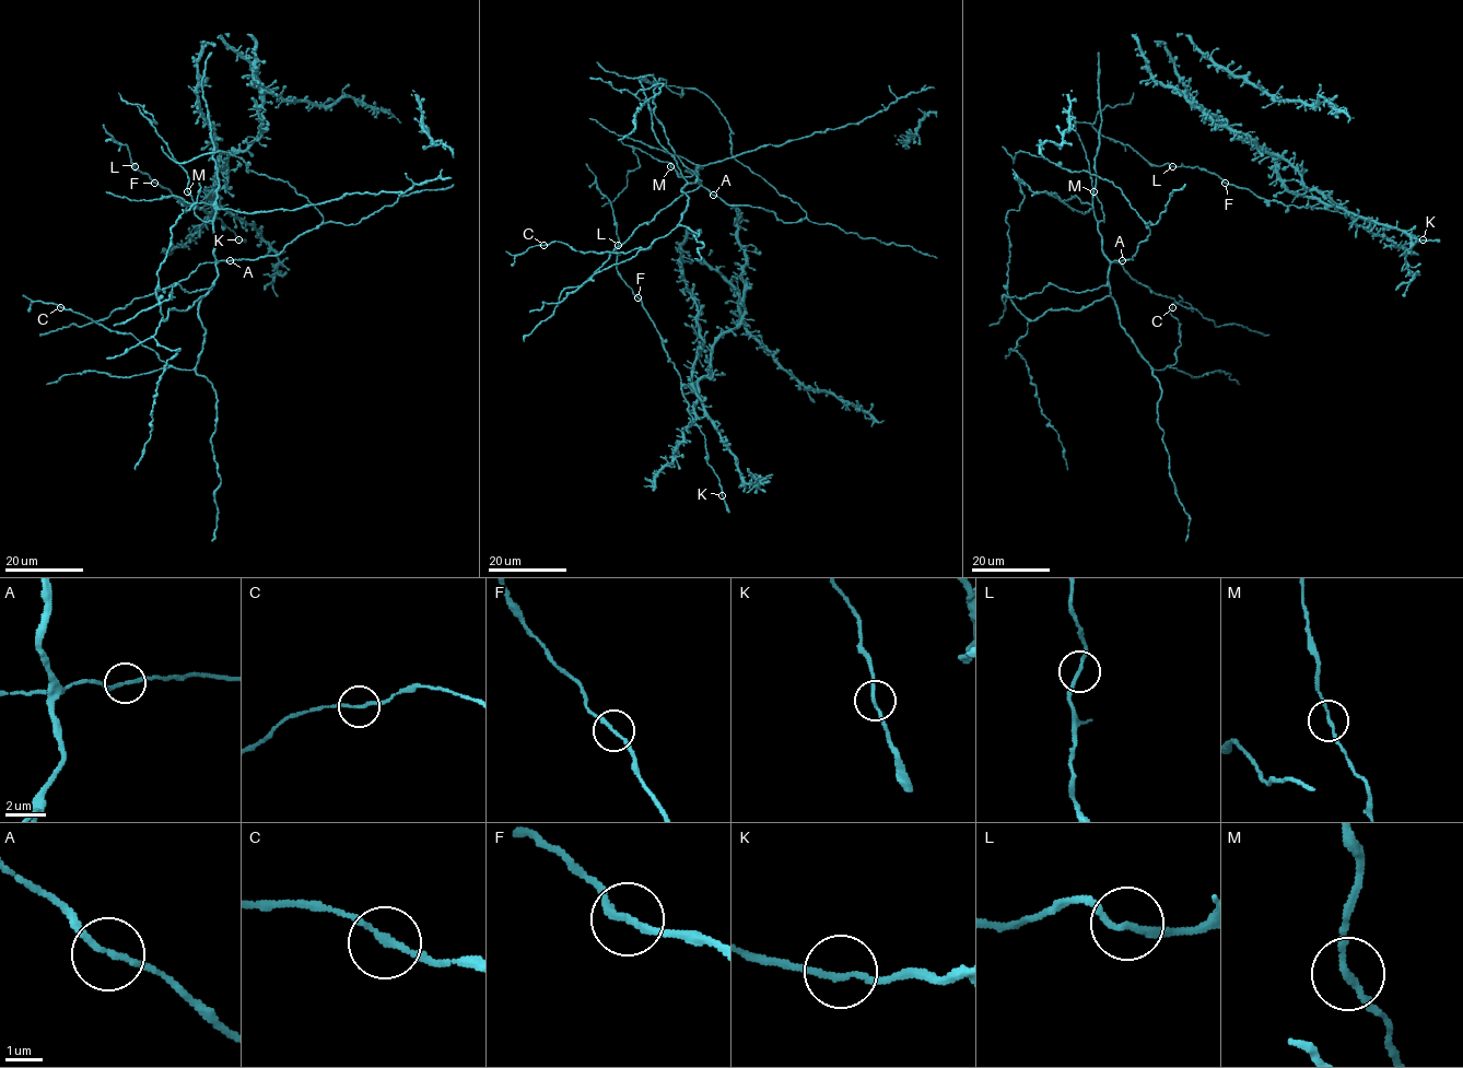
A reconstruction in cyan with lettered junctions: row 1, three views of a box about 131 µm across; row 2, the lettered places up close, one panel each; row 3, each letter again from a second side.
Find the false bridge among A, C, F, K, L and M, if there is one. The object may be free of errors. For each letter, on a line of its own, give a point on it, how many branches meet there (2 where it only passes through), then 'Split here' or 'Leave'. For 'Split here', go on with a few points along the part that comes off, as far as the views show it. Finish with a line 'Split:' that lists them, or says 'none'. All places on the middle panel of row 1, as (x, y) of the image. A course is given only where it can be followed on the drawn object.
A: Place: (713, 195). Branches: 2. Leave
C: Place: (543, 245). Branches: 2. Leave
F: Place: (638, 297). Branches: 2. Leave
K: Place: (722, 495). Branches: 2. Leave
L: Place: (618, 245). Branches: 2. Leave
M: Place: (670, 166). Branches: 2. Leave
Split: none

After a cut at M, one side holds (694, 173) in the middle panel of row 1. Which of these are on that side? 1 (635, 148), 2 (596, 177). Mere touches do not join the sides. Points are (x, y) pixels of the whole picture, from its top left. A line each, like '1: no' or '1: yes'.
1: no
2: yes

